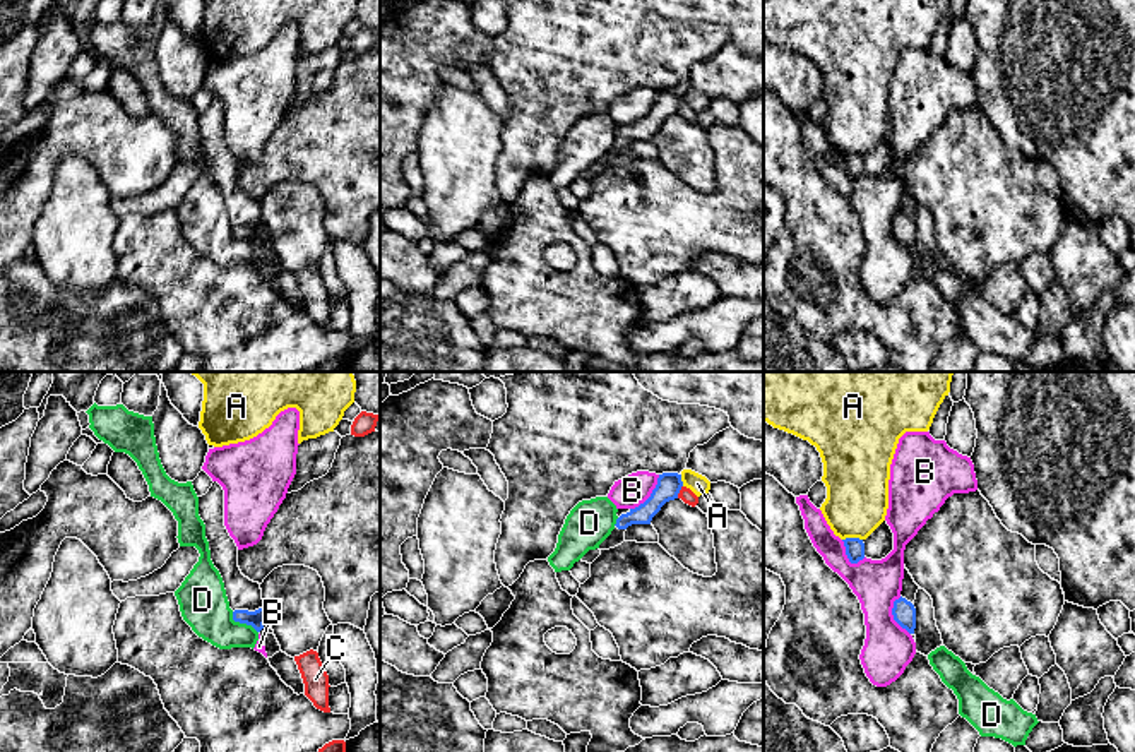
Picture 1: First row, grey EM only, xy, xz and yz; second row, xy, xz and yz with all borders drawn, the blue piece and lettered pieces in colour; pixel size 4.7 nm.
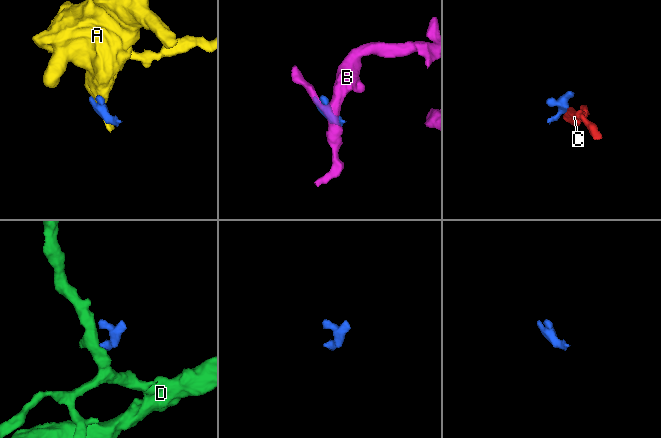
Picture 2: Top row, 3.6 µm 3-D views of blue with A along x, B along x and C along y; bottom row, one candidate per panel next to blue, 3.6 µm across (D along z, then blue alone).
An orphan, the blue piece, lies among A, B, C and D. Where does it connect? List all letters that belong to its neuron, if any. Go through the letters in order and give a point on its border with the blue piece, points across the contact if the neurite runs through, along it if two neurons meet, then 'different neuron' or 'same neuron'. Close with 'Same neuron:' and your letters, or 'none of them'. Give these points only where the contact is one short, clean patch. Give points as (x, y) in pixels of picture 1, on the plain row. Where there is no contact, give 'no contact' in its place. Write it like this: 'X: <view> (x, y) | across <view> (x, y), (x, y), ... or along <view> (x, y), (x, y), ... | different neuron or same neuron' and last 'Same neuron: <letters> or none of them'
A: yz (851, 155) | different neuron
B: xz (651, 112) | different neuron
C: xz (678, 108) | along xz (682, 101), (677, 113) | different neuron
D: xy (242, 238) | along xy (231, 228), (237, 238), (245, 238), (257, 249) | different neuron
Same neuron: none of them

